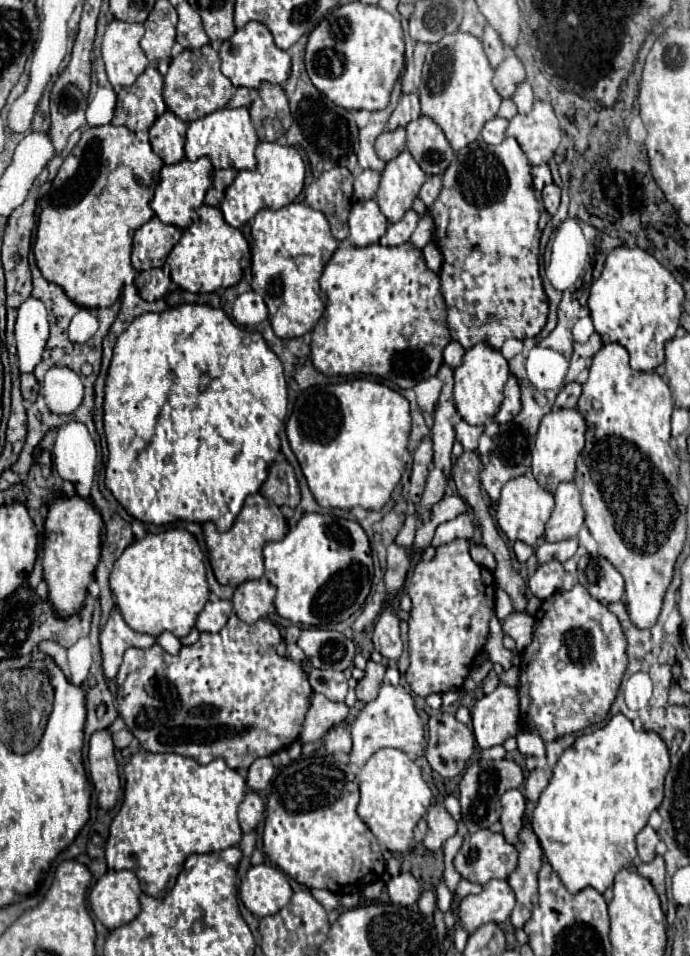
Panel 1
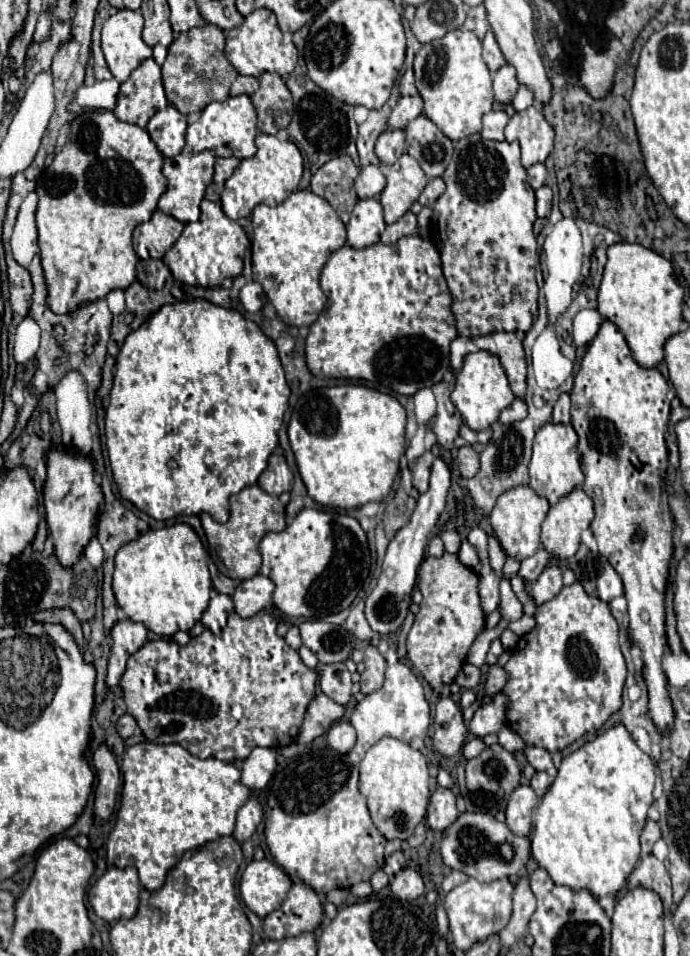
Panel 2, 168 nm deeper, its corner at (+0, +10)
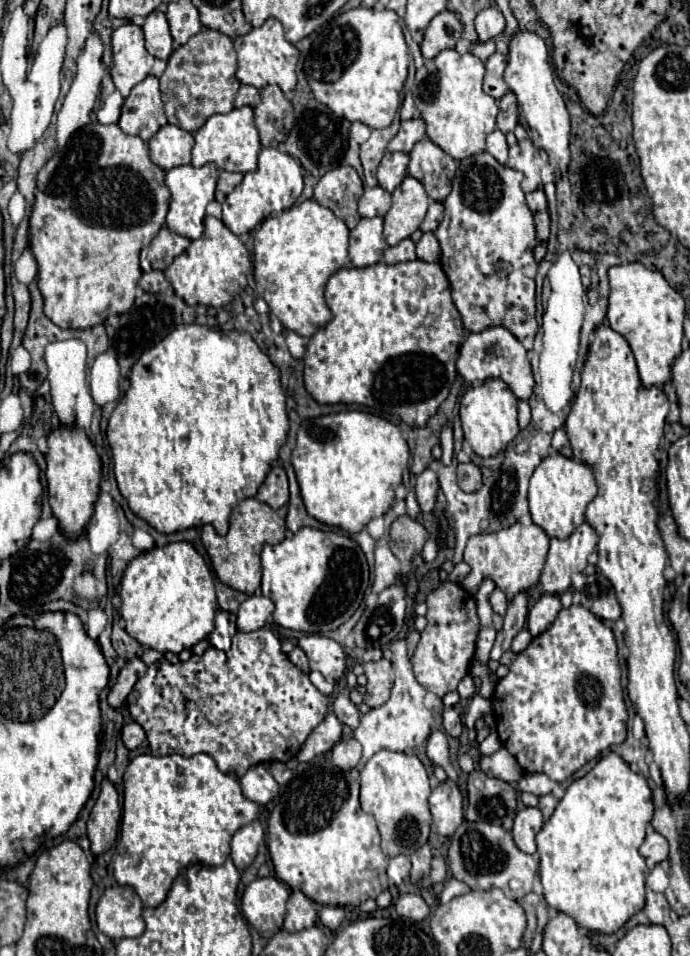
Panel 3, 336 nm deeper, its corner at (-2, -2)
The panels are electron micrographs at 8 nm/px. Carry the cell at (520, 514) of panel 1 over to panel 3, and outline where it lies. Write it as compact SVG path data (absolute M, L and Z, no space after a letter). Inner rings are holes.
M516 522L510 528L500 530L496 534L472 536L464 550L464 562L470 566L470 572L460 582L460 586L466 588L470 594L476 594L482 580L492 580L496 588L502 590L510 602L516 594L530 592L536 588L546 562L548 544L550 538L546 536L546 532L536 524L528 522Z

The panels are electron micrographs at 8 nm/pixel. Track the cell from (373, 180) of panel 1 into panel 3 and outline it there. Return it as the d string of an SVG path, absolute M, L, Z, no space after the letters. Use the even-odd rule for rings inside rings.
M380 186L366 188L362 198L358 200L358 214L362 218L374 218L374 216L382 218L388 210L390 210L390 194Z

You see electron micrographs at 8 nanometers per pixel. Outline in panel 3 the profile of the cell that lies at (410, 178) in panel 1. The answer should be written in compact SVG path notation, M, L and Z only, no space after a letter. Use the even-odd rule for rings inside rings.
M406 176L404 182L392 192L392 208L384 216L384 238L388 246L394 246L406 238L422 224L430 200L424 192L424 186Z

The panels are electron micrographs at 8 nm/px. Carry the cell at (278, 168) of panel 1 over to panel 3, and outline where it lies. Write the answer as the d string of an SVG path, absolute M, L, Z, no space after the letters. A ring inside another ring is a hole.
M262 148L258 154L258 168L244 174L244 180L226 196L222 204L222 222L236 234L248 234L256 224L274 212L290 208L302 194L302 166L290 154L280 152L278 148Z

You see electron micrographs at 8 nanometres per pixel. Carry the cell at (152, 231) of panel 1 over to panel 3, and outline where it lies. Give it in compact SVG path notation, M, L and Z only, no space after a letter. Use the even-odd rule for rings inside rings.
M166 226L154 236L150 246L140 251L140 267L143 272L168 268L176 256L180 256L190 246L190 240L170 232Z

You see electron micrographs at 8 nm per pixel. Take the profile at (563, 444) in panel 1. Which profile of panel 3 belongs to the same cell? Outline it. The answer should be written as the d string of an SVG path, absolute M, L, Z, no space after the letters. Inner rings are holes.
M552 454L542 460L542 464L534 470L530 478L530 516L536 526L540 526L550 538L564 540L568 538L578 524L584 522L584 512L590 500L596 496L598 488L588 464L580 460L564 458L562 454Z

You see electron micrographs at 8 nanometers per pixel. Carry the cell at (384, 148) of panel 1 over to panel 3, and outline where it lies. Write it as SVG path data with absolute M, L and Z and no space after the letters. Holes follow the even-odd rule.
M386 152L386 156L382 158L382 164L378 166L378 184L386 190L386 192L394 192L394 188L398 188L398 184L402 184L402 180L406 178L408 170L408 154L404 152Z

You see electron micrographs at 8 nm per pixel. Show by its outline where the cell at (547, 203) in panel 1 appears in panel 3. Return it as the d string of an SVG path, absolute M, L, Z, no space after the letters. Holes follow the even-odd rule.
M538 212L534 216L534 222L536 222L536 238L538 238L538 242L546 242L548 240L548 234L550 234L550 218L548 218L548 212Z

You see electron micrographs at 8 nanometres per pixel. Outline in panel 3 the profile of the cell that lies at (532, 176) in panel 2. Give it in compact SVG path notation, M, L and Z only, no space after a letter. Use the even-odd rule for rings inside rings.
M538 188L538 190L530 192L530 194L526 194L526 204L528 204L528 208L530 208L532 214L544 212L544 210L546 210L546 196L544 196L544 190Z

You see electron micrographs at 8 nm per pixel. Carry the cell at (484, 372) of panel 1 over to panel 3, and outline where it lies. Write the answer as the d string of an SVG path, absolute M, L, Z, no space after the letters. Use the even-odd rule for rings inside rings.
M490 378L482 386L466 390L466 394L460 400L460 420L464 428L464 438L478 456L482 458L496 456L518 436L520 426L518 426L516 402L518 398L498 378Z

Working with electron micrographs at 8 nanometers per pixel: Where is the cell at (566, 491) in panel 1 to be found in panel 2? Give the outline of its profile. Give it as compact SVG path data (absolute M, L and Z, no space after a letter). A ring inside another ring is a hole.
M574 488L550 506L542 522L542 546L560 560L574 556L580 544L580 532L590 526L592 518L592 498L582 488Z

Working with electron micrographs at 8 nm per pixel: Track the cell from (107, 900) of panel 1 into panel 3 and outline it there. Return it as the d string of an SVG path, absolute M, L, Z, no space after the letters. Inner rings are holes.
M130 886L106 888L98 906L96 922L100 932L112 940L138 938L144 932L142 900Z

